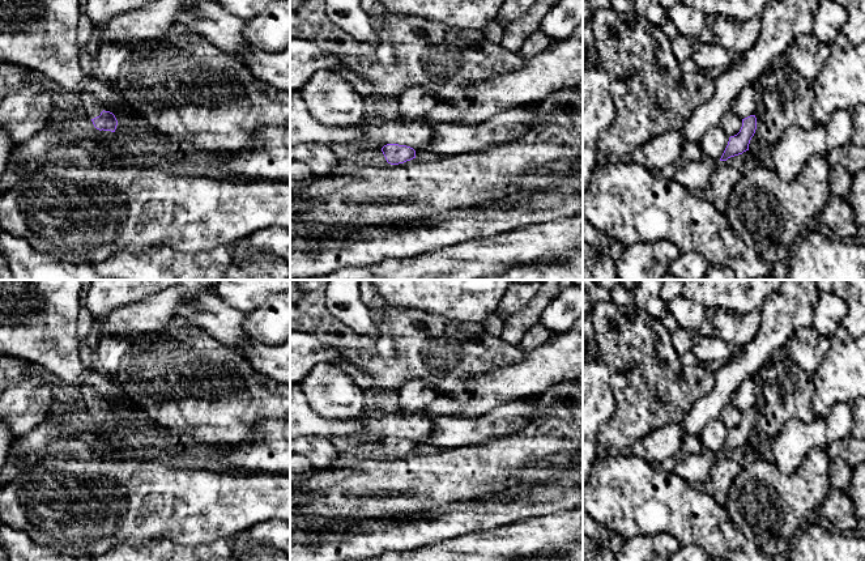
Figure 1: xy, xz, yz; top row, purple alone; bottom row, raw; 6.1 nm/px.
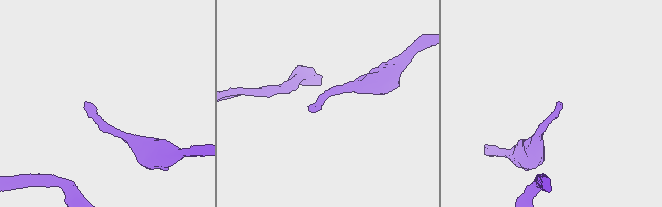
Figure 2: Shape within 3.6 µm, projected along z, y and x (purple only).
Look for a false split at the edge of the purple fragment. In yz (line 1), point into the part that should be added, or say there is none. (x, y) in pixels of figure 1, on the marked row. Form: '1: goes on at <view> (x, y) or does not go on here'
1: does not go on here

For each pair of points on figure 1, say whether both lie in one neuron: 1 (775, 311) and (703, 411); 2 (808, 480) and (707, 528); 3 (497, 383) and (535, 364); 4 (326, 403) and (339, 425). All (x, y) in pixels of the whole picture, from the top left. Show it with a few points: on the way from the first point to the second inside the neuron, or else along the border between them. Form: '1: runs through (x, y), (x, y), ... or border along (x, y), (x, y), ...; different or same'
1: runs through (771, 336), (723, 386); same
2: border along (723, 506), (728, 517), (751, 538); different
3: runs through (506, 383), (518, 381), (525, 373); same
4: border along (309, 406), (324, 417), (359, 417); different

